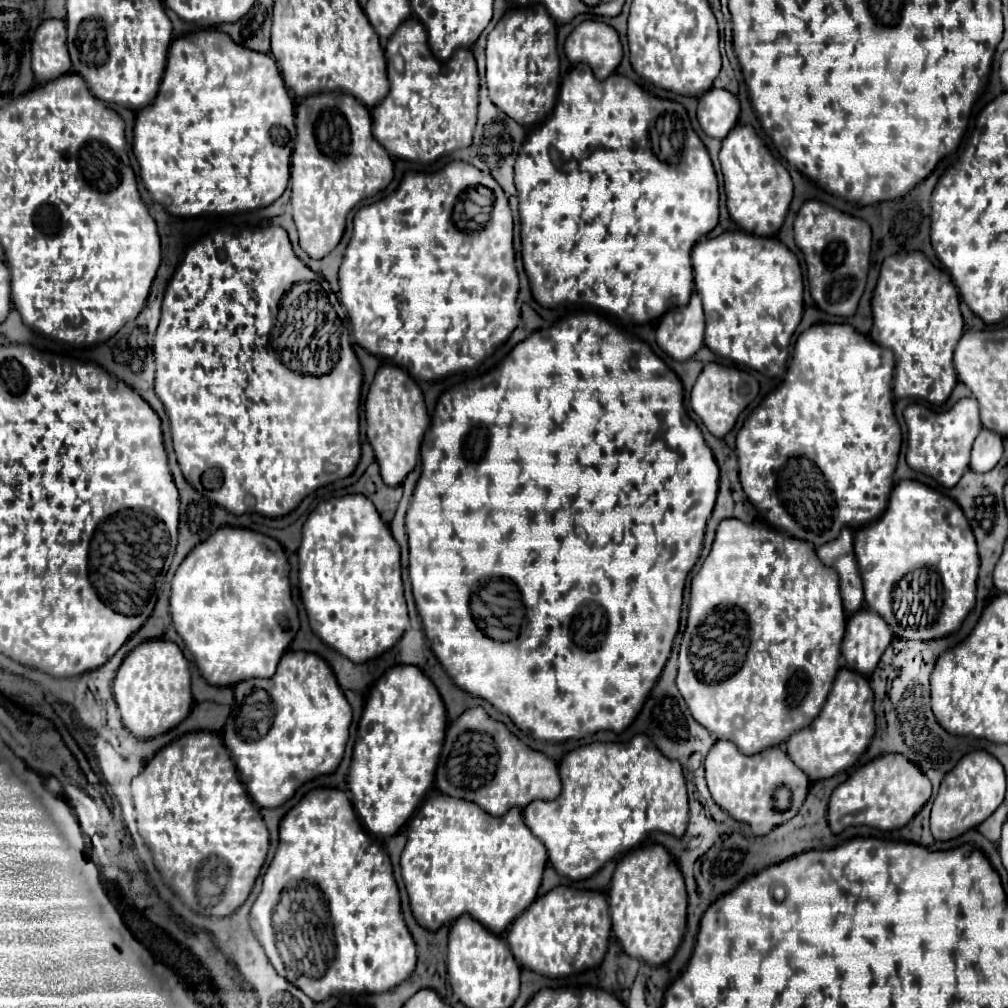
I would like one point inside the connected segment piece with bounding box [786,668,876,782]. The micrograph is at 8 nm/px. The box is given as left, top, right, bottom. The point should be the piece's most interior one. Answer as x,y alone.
834,741

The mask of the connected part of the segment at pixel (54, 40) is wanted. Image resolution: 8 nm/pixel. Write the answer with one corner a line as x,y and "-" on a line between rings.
44,20
32,40
32,70
38,82
54,80
70,70
64,20

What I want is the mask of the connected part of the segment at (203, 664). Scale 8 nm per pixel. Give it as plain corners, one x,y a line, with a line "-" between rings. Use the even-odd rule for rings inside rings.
222,526
218,528
208,540
200,542
188,556
186,560
180,564
180,568
176,570
174,574
174,580
172,580
172,596
170,596
170,614
172,614
172,622
174,622
174,628
176,632
182,636
186,648
194,654
196,658
196,666
200,668
200,674
208,680
208,684
214,684
214,686
234,686
242,680
250,680
250,678
272,678
274,672
276,672
276,666
278,666
278,660
282,658
282,654
289,649
294,638
294,634
298,632
300,628
300,622
298,614
296,614
296,608
292,604
292,598
290,598
290,580
288,580
288,572
290,572
290,566
286,562
286,554
283,549
274,538
266,536
264,534
258,534
254,530
246,530
246,528
-
290,616
290,630
286,630
282,626
282,618
288,618

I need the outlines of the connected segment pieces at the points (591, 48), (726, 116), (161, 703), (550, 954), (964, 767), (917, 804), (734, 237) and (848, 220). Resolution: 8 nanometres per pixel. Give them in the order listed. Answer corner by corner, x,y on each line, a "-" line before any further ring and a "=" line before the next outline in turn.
586,20
576,26
564,42
564,52
572,62
586,62
598,80
606,80
622,60
618,32
596,20
=
710,88
698,100
698,122
712,138
724,138
736,124
740,102
734,94
720,88
=
148,640
136,646
118,668
112,693
124,726
140,740
160,736
178,726
194,704
190,692
190,668
182,650
170,640
=
558,886
536,898
510,926
508,944
522,968
548,978
572,974
576,966
598,966
610,938
610,912
602,892
=
976,750
962,756
956,768
952,768
952,772
944,776
938,796
934,798
930,818
932,836
936,840
952,840
968,832
970,828
976,828
1002,804
1004,794
1006,794
1006,774
1002,764
992,754
=
884,754
860,766
842,782
830,796
828,822
834,834
842,832
846,826
872,826
880,830
896,830
908,824
920,808
928,802
932,792
930,780
912,764
908,758
900,754
=
724,232
710,240
700,240
692,250
694,284
706,312
704,344
718,356
754,368
766,376
782,376
786,372
788,346
792,334
802,320
802,268
794,252
778,238
752,236
748,232
=
808,200
794,220
794,240
804,252
810,294
818,308
834,316
852,316
866,286
872,240
868,222
844,214
820,200

